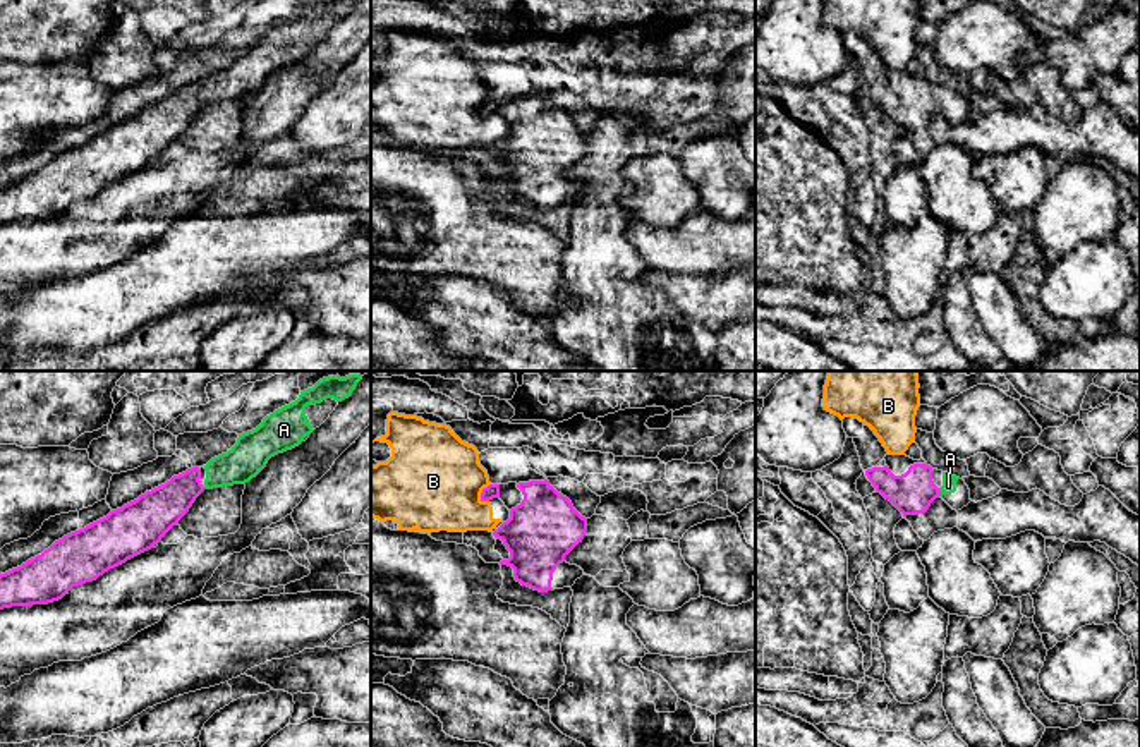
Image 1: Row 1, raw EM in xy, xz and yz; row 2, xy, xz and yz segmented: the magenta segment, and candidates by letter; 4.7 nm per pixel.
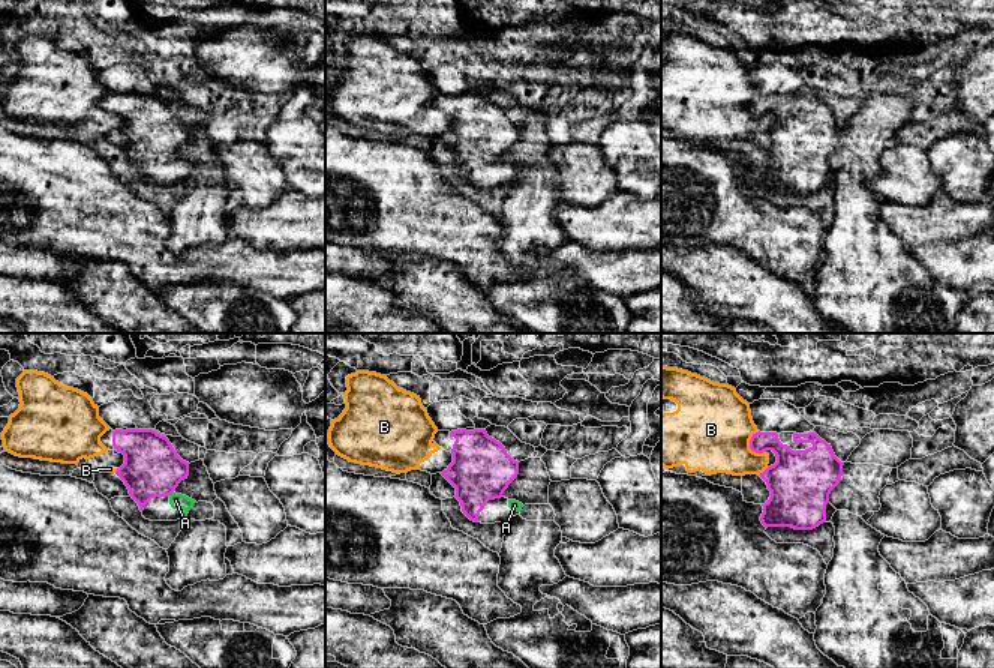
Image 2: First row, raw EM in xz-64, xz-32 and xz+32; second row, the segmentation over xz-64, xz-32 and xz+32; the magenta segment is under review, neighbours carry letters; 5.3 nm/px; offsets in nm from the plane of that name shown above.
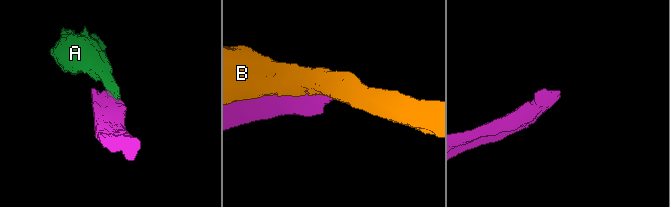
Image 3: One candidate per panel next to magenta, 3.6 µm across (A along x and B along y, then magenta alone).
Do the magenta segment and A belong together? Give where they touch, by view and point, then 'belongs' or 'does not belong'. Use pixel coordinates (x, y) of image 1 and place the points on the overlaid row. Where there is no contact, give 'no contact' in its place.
meets magenta in yz at (938, 491); belongs

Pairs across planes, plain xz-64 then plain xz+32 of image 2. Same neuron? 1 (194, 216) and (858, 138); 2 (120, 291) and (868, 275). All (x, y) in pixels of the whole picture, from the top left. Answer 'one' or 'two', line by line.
1: one
2: two

